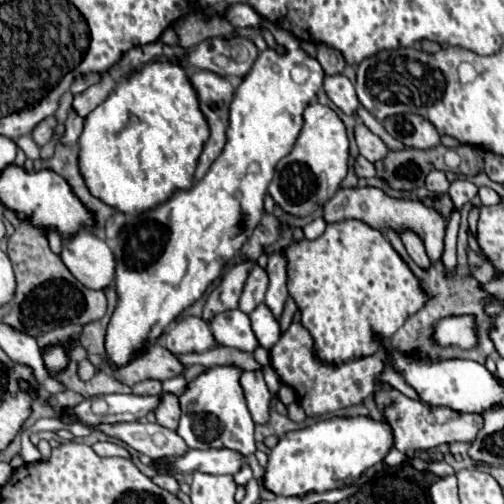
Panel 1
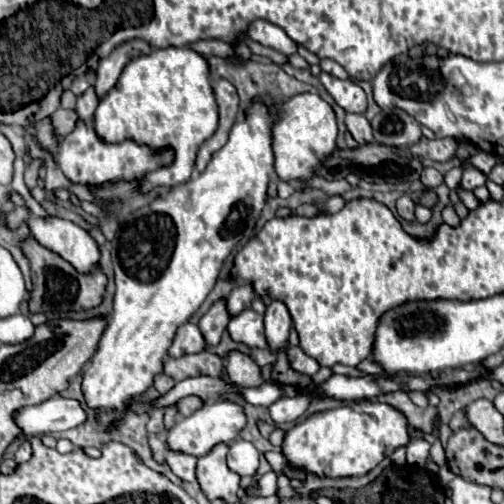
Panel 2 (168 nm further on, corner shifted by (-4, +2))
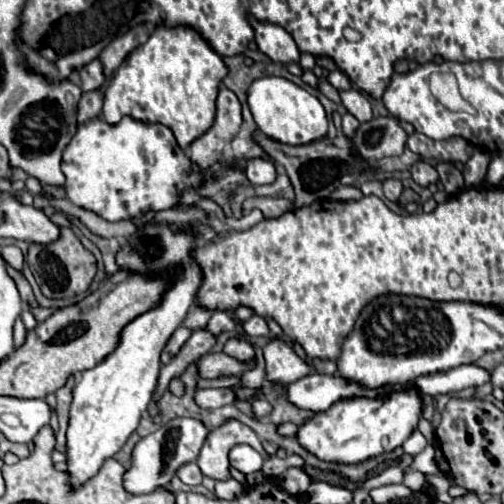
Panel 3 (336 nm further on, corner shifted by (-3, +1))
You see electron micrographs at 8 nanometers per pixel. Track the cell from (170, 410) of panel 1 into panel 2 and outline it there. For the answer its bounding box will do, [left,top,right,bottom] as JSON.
[176,397,202,417]

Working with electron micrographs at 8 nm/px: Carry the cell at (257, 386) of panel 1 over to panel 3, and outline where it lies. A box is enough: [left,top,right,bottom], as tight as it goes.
[225,338,255,362]

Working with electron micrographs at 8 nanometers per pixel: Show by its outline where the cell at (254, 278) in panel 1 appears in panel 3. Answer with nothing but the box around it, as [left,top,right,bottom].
[205,310,235,336]

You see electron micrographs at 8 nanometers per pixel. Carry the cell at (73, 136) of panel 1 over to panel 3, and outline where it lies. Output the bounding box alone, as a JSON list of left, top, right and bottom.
[81,58,105,90]

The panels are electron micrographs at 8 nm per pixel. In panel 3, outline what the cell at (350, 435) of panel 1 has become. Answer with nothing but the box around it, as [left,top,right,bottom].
[297,386,421,464]

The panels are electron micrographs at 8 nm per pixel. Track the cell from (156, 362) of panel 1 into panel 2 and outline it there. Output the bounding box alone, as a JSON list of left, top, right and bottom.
[164,351,222,381]

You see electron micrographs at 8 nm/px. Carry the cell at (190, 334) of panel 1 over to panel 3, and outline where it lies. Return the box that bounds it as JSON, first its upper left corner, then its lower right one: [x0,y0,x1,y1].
[161,326,191,366]

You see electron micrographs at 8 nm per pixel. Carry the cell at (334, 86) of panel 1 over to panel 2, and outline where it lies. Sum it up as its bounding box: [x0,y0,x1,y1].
[320,71,366,113]

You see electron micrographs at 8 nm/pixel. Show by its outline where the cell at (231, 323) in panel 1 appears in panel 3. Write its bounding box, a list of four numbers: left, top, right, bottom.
[243,314,269,336]

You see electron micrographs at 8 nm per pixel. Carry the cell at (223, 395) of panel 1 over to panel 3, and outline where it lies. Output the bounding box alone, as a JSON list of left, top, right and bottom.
[123,418,209,494]

